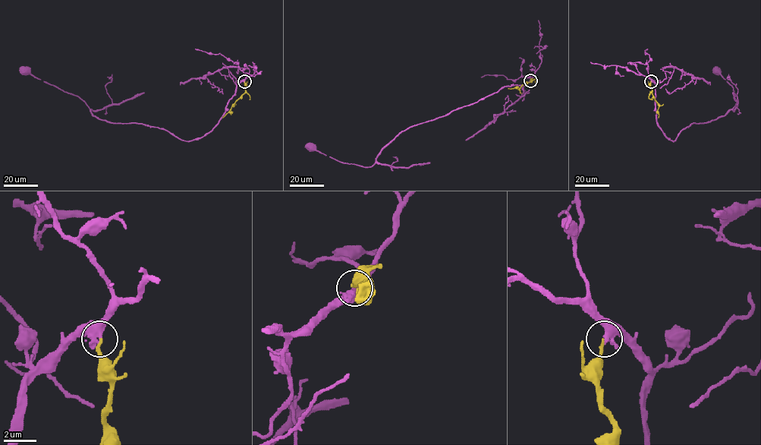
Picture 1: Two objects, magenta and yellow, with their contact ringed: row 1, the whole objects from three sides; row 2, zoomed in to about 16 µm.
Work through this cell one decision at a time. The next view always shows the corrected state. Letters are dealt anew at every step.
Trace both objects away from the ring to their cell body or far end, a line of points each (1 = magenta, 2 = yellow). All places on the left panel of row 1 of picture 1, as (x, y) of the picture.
1: (244, 80), (237, 86), (216, 125), (200, 137), (185, 141), (156, 127), (100, 120), (77, 96), (26, 71)
2: (244, 80), (245, 92), (222, 118)

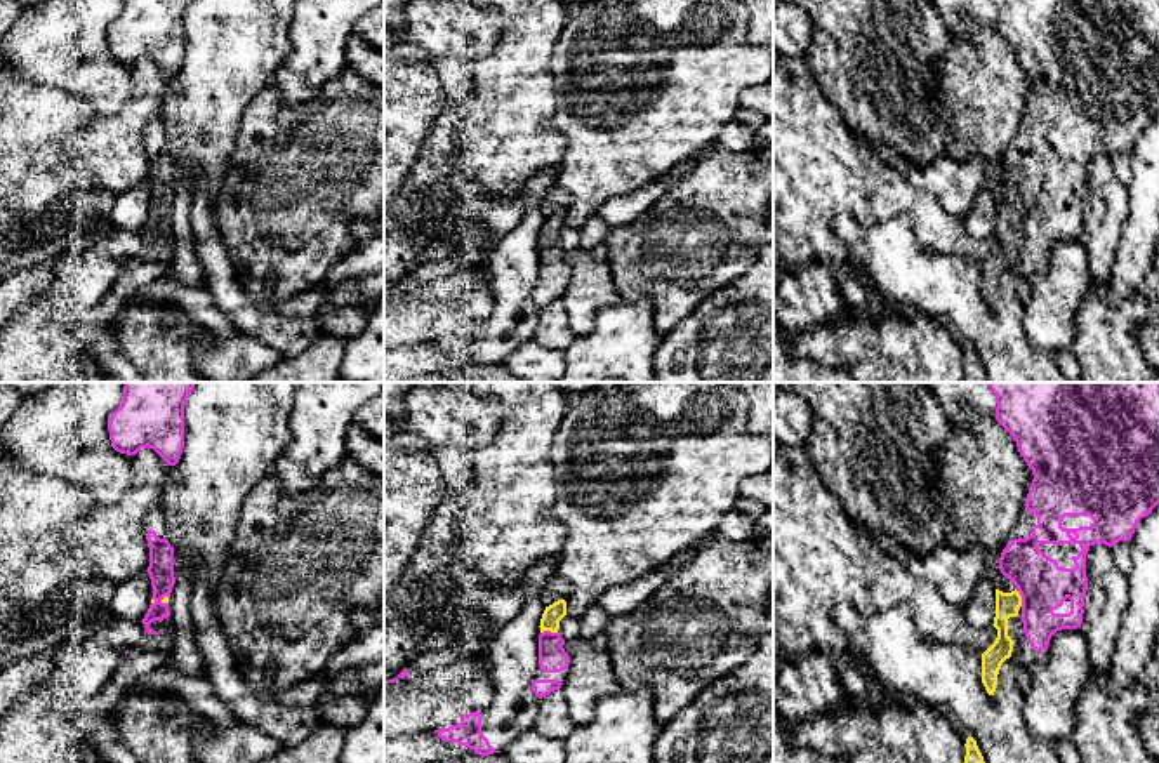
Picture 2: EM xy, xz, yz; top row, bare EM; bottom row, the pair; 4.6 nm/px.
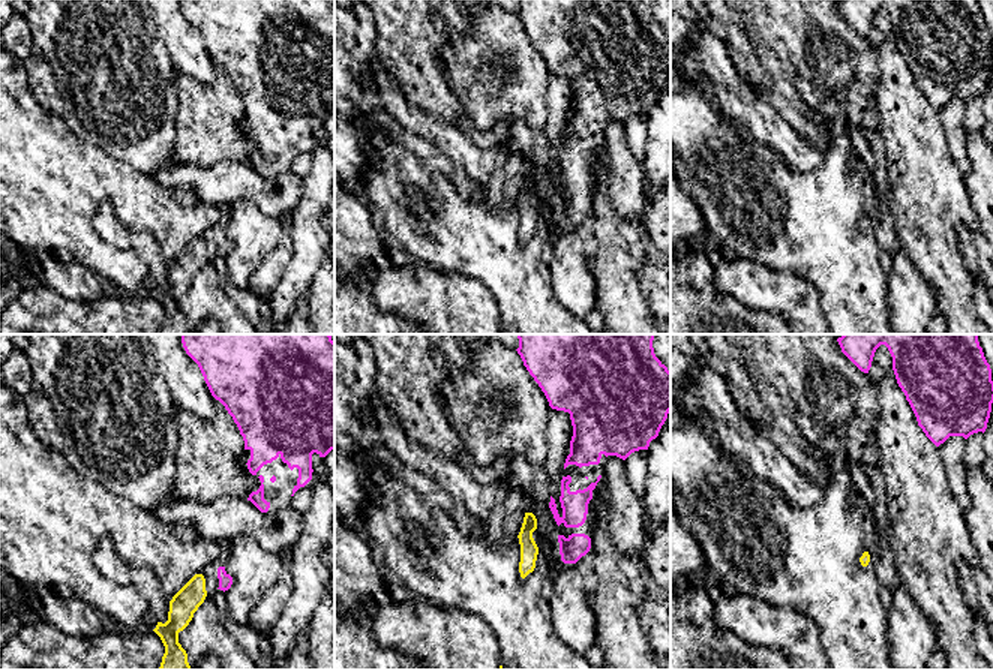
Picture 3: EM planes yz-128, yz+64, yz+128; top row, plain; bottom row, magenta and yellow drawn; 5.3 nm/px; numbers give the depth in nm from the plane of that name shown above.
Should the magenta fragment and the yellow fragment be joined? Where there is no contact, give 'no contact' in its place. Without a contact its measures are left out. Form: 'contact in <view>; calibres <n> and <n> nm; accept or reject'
contact in xz; calibres 130 and 90 nm; accept

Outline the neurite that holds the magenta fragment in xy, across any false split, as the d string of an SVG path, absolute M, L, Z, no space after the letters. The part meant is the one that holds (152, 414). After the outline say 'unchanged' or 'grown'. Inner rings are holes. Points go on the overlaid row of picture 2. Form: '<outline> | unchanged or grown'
M125 382L118 408L108 419L116 452L153 448L176 466L184 448L184 403L196 382Z | unchanged

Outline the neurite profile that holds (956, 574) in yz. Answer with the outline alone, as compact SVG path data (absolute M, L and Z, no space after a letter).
M860 523L855 525L879 547L904 563L911 575L933 582L942 596L954 607L964 608L971 601L982 577L994 579L994 574L985 567L983 547L975 541L963 551L944 546L928 556L921 556L893 539L879 537Z

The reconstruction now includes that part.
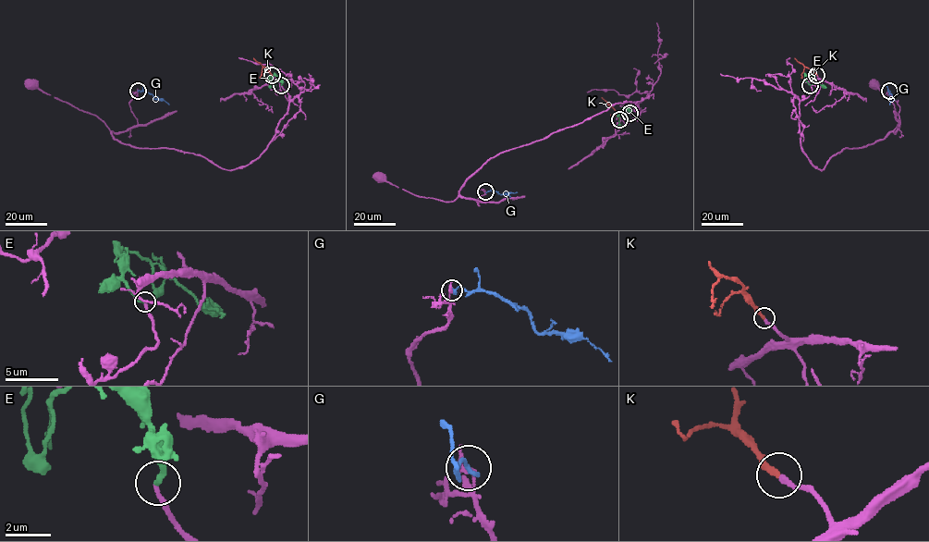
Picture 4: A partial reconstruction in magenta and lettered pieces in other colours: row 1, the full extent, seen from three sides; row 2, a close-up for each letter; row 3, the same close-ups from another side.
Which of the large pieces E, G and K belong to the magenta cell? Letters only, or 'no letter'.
E, K

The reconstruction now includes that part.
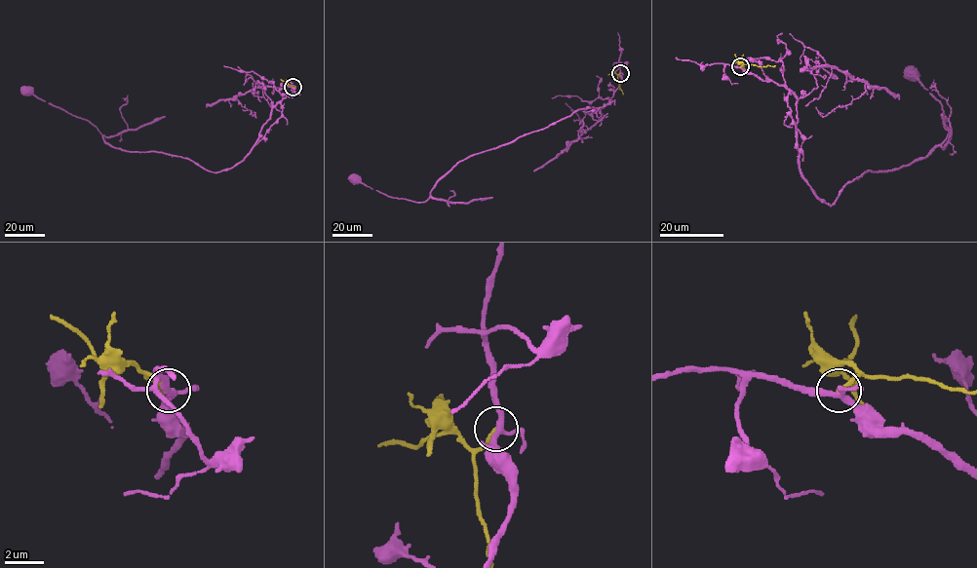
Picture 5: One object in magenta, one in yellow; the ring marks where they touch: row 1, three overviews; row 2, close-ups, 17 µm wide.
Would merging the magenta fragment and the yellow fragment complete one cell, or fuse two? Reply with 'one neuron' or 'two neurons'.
two neurons

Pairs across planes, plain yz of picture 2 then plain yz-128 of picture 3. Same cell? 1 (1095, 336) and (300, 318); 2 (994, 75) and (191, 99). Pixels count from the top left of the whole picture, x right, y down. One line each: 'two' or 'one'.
1: one
2: one

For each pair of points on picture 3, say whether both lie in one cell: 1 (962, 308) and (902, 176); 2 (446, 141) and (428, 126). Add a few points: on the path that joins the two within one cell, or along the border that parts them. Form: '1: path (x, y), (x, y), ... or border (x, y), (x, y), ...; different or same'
1: path (947, 275), (927, 233), (927, 209); same
2: path (441, 137), (432, 129); same

